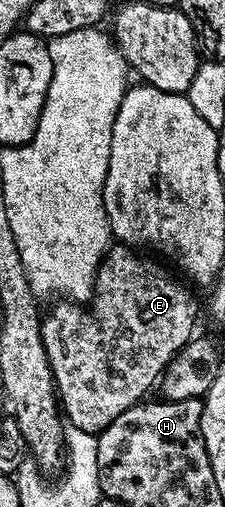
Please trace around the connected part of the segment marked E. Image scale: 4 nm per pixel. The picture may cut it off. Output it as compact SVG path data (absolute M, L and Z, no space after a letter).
M118 243L107 252L102 259L102 265L98 268L98 274L94 280L94 295L92 298L92 306L94 305L94 317L89 317L85 313L83 306L78 303L58 303L50 314L42 317L42 342L44 343L44 351L46 357L50 360L50 370L54 376L54 387L56 396L60 402L61 412L64 414L65 420L71 426L79 428L80 431L93 433L95 435L107 429L118 416L124 411L128 411L132 406L139 404L143 400L142 397L150 388L159 384L160 378L169 370L170 360L185 347L189 341L195 336L194 330L194 301L190 298L190 293L181 285L183 282L177 276L169 277L160 266L157 260L149 261L146 257L137 257L137 252L131 251L127 246Z

